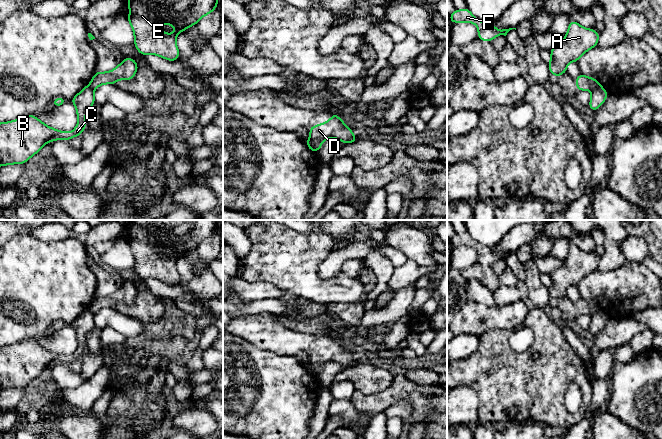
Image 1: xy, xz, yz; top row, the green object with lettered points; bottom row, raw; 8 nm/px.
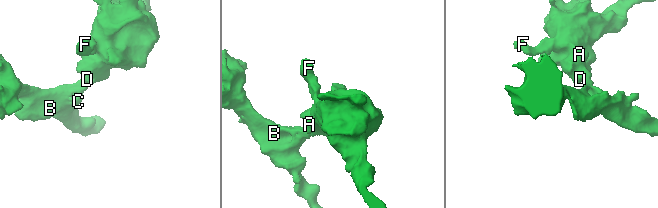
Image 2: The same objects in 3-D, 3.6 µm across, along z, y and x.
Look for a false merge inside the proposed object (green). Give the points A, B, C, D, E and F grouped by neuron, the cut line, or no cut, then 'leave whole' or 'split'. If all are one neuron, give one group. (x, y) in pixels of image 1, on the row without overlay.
groups A D E F / B C; cut xz (309, 363), (316, 375); split

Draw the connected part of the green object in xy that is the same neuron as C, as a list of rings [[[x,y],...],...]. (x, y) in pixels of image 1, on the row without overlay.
[[[88,309],[71,325],[78,340],[78,347],[71,356],[49,351],[34,339],[0,347],[0,390],[25,388],[46,367],[80,360],[86,352],[86,336],[96,327],[94,314]]]

